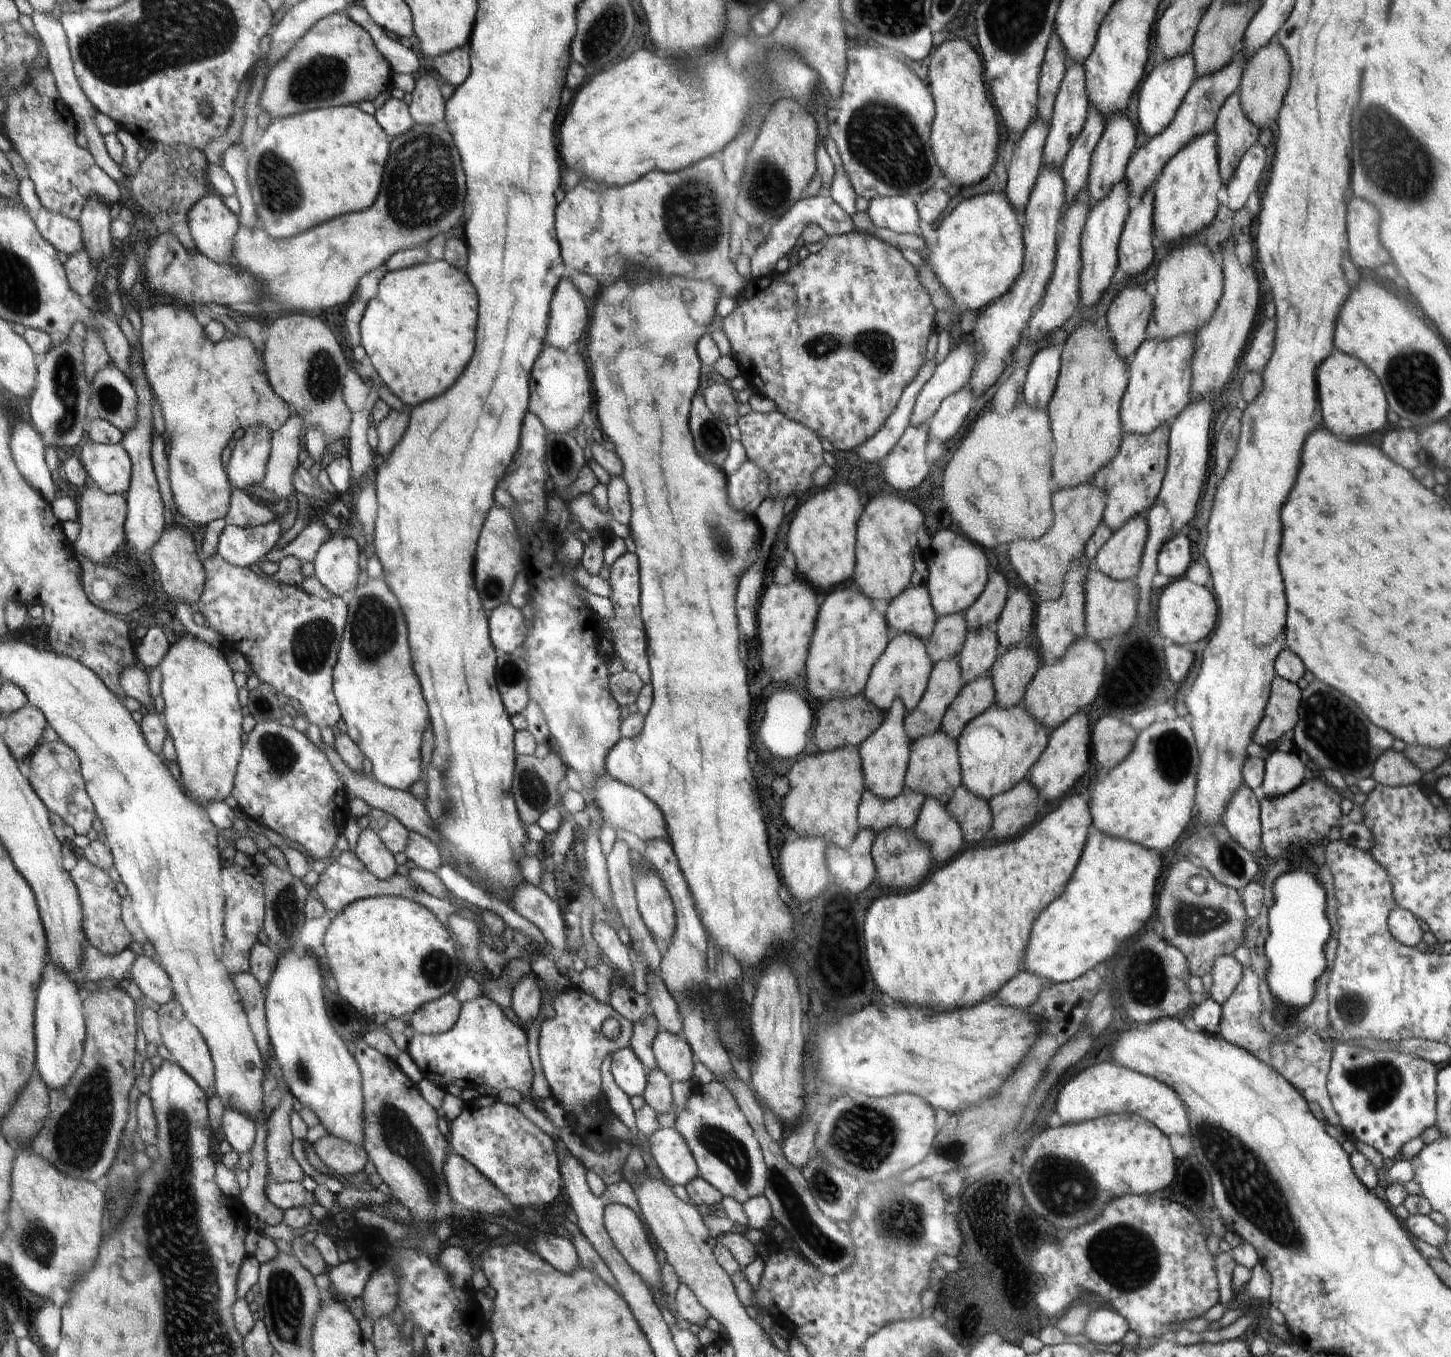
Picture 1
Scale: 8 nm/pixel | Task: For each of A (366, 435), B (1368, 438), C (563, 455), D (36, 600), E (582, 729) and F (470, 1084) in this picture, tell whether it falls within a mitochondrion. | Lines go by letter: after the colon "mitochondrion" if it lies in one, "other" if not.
A: other
B: other
C: mitochondrion
D: other
E: mitochondrion
F: other

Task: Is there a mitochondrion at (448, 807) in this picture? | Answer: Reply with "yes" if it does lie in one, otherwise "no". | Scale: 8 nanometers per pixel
yes

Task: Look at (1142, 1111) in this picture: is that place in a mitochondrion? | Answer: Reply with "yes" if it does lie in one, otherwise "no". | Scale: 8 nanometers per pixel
no

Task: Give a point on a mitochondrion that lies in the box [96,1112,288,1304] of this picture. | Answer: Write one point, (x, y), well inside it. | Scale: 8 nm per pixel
(123, 1191)

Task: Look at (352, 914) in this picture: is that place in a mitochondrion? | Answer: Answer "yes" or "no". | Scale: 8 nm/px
no

